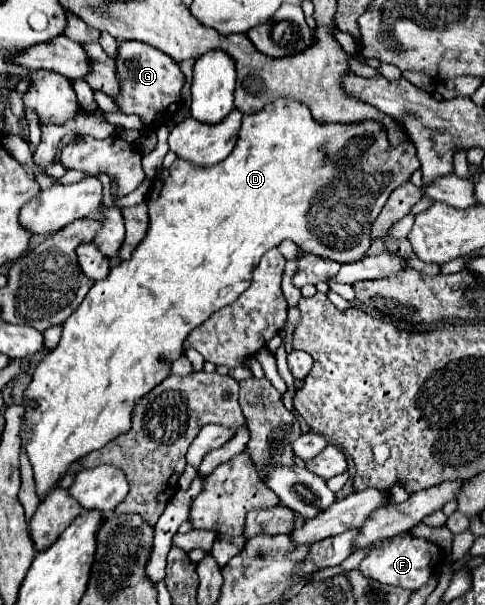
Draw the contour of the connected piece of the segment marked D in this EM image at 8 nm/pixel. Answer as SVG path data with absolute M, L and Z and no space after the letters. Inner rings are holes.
M278 98L278 100L270 102L268 106L264 106L264 110L242 116L242 126L238 130L236 146L224 162L210 166L210 168L194 168L192 164L178 158L168 170L162 170L162 174L168 174L168 176L156 176L152 192L148 194L146 204L148 204L150 222L148 222L148 234L144 236L144 242L140 242L140 246L136 246L136 250L132 252L132 258L128 262L118 262L110 270L108 278L94 282L94 286L86 294L84 302L62 324L62 338L60 338L58 348L42 358L42 362L36 366L34 378L26 390L26 398L32 398L38 402L38 408L26 410L24 430L22 430L22 440L26 442L26 452L28 452L30 464L34 468L34 480L36 480L38 494L40 496L46 494L58 482L60 474L64 474L66 468L74 460L90 454L92 450L104 448L110 440L114 440L116 436L130 430L130 416L132 416L134 402L142 394L148 394L152 390L152 386L158 386L170 374L168 362L164 362L162 358L166 358L166 360L180 358L182 342L186 340L186 336L196 326L200 326L204 320L208 320L212 316L212 312L228 306L230 302L234 302L240 296L240 292L244 292L248 288L248 284L252 280L252 270L258 266L264 252L278 246L282 240L290 238L298 248L302 248L304 252L310 252L314 256L320 256L320 258L330 258L340 264L360 260L364 256L364 252L370 248L370 226L376 220L376 216L380 214L380 210L384 208L388 196L392 194L392 190L396 190L398 186L408 182L418 168L420 168L420 160L416 158L414 144L410 140L404 140L400 146L392 146L388 142L388 134L386 134L384 126L380 126L380 122L364 120L364 122L354 122L354 124L320 124L312 118L310 110L304 104L290 100L290 98ZM328 140L334 140L334 152L326 150ZM350 140L360 140L360 158L358 160L348 160L344 156L344 148L348 146Z

